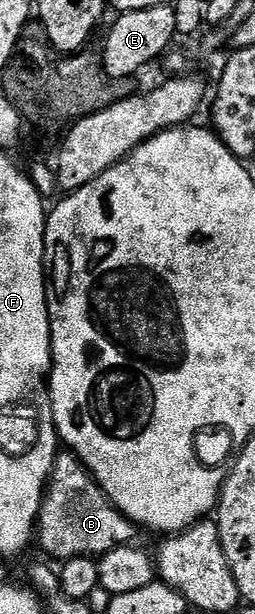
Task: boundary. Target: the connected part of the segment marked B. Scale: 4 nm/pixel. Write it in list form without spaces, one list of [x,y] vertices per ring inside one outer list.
[[[72,454],[58,455],[53,472],[41,499],[41,513],[37,515],[35,540],[57,562],[78,558],[100,558],[120,544],[132,544],[135,526],[113,507],[104,490],[93,481],[81,461]]]

